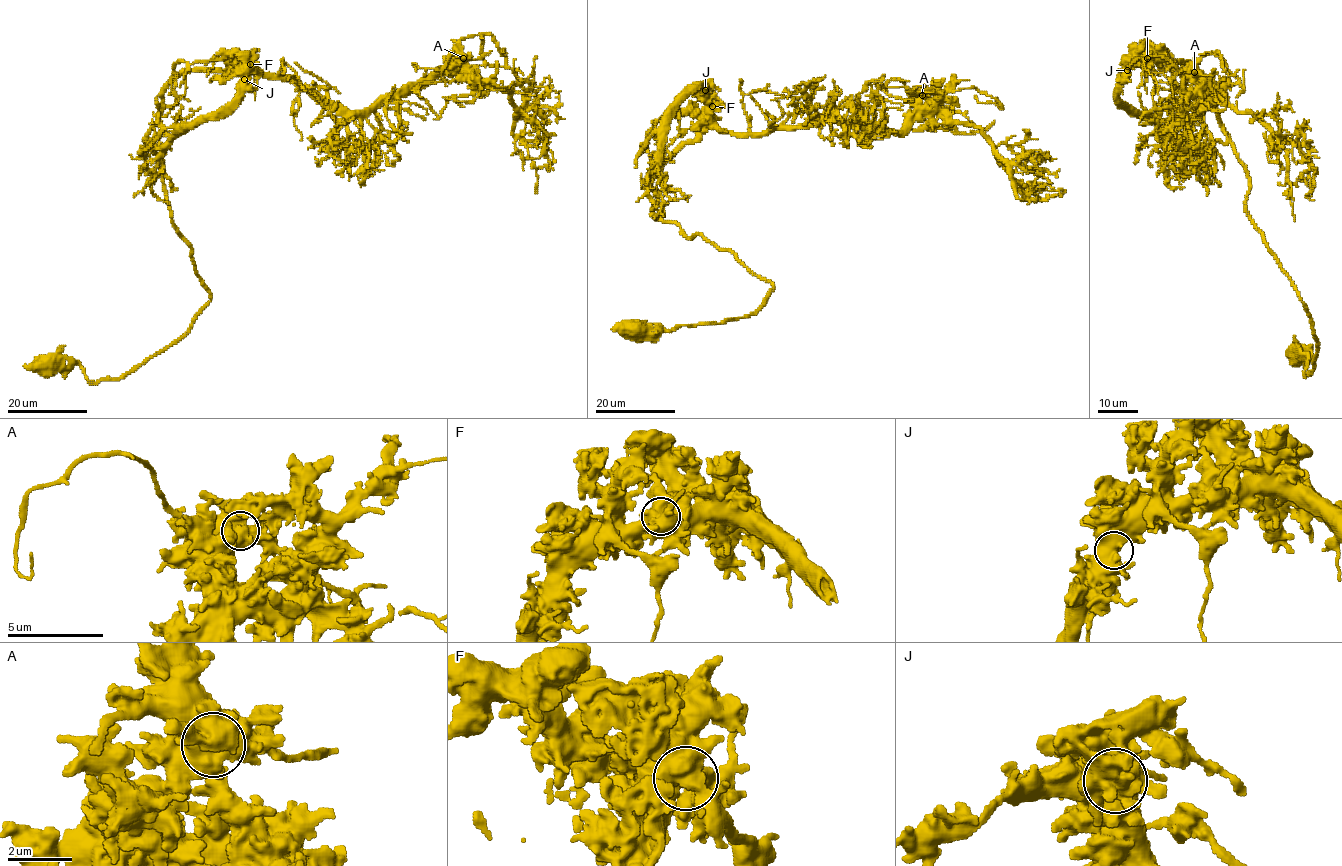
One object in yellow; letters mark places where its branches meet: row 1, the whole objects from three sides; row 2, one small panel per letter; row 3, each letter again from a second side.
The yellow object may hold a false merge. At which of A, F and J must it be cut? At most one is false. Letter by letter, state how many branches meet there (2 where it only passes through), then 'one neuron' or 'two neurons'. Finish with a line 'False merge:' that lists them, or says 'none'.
A: 2 branches meet; one neuron
F: 2 branches meet; one neuron
J: 2 branches meet; one neuron
False merge: none

